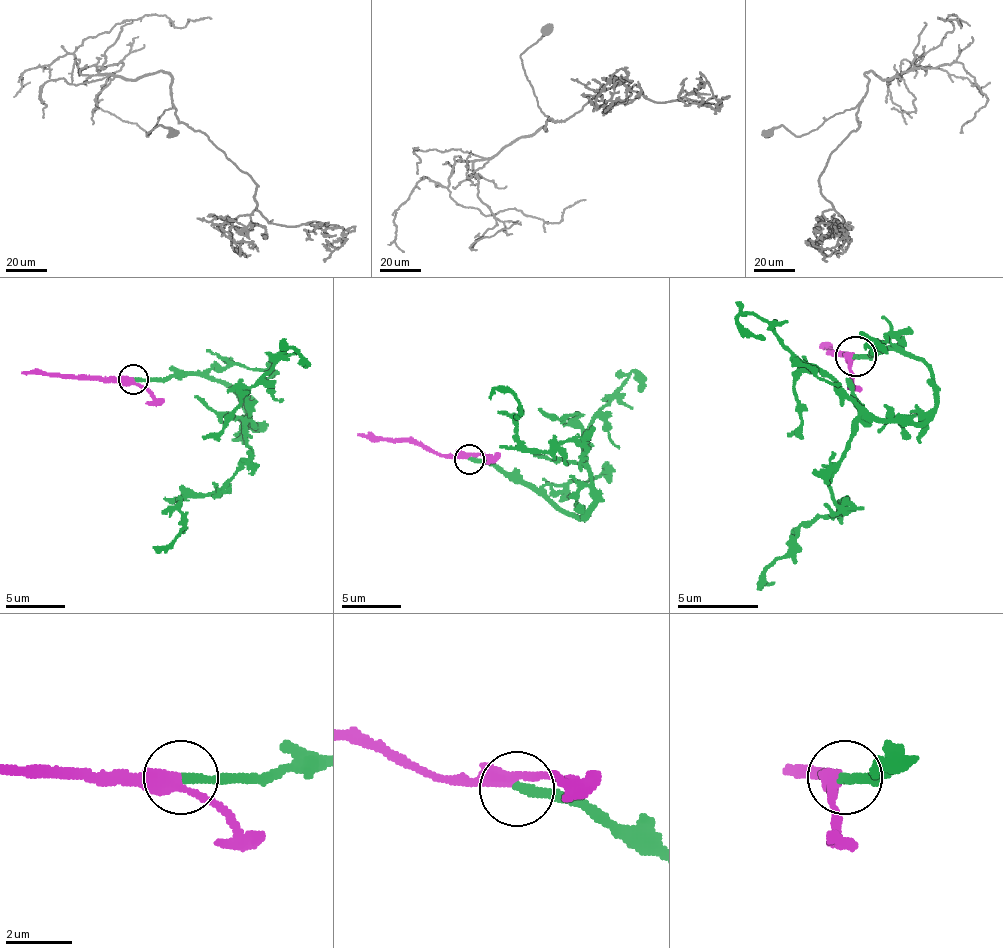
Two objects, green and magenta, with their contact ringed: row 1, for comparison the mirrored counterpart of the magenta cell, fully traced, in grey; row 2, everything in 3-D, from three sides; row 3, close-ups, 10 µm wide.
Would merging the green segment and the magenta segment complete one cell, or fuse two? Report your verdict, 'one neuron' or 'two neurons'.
one neuron

